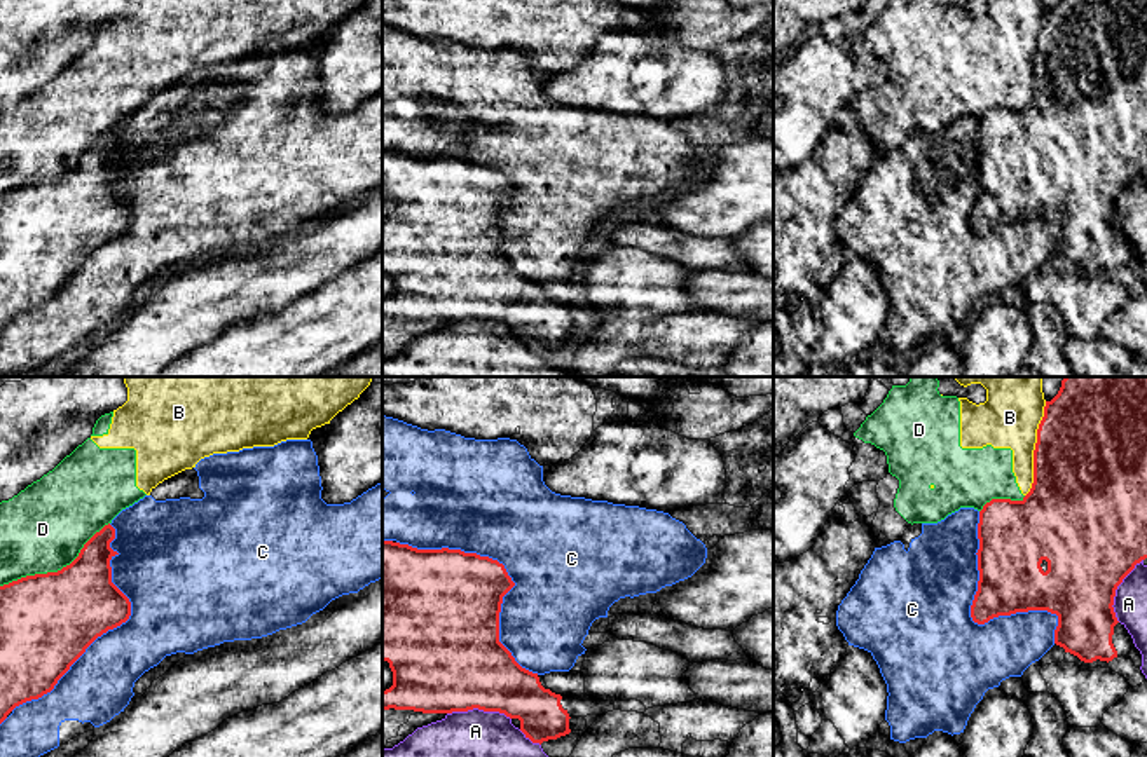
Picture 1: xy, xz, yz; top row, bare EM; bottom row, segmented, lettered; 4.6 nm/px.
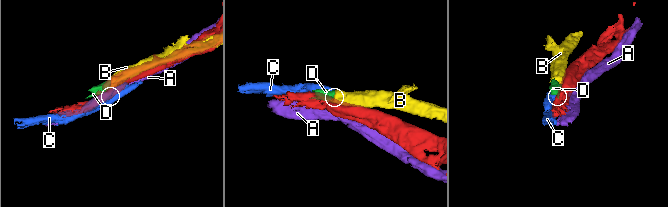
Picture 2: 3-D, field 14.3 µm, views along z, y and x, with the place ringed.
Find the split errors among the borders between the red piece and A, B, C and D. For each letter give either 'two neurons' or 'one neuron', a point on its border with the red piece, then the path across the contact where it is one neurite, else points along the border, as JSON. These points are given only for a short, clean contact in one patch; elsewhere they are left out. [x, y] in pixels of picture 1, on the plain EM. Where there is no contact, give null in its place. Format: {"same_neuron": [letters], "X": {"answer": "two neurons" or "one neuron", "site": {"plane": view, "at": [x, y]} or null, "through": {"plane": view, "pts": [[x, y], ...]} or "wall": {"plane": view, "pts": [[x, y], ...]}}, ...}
{"same_neuron": [], "A": {"answer": "two neurons", "site": {"plane": "yz", "at": [1116, 197]}}, "B": {"answer": "two neurons", "site": {"plane": "yz", "at": [1036, 58]}}, "C": {"answer": "two neurons", "site": {"plane": "xz", "at": [505, 180]}}, "D": {"answer": "two neurons", "site": {"plane": "xy", "at": [58, 180]}}}

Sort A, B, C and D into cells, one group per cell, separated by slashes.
A / B D / C

